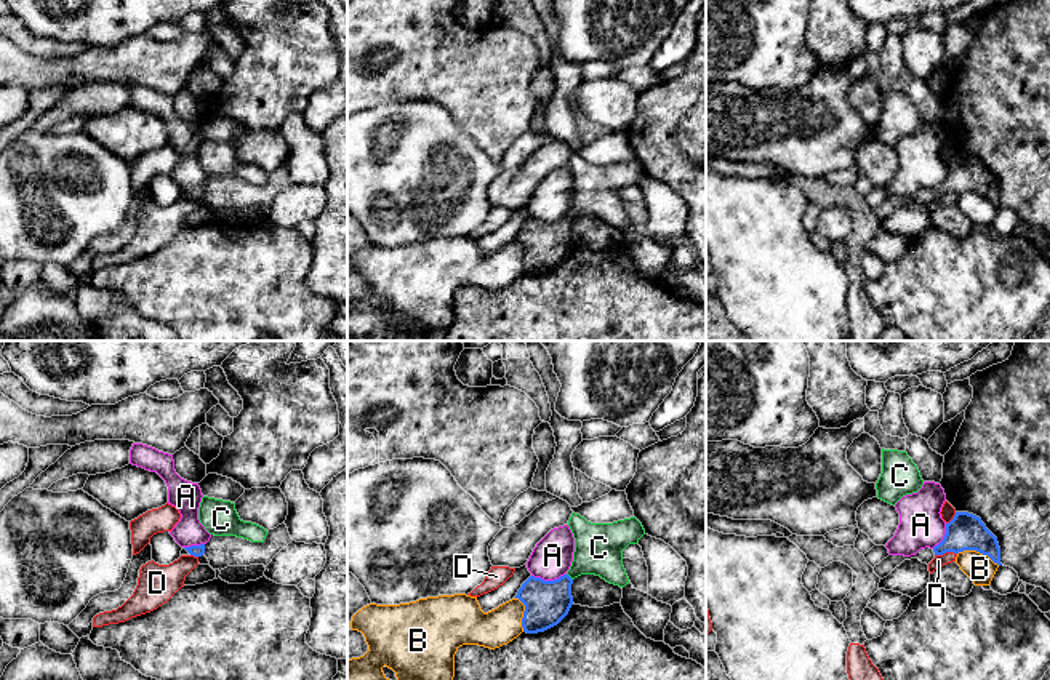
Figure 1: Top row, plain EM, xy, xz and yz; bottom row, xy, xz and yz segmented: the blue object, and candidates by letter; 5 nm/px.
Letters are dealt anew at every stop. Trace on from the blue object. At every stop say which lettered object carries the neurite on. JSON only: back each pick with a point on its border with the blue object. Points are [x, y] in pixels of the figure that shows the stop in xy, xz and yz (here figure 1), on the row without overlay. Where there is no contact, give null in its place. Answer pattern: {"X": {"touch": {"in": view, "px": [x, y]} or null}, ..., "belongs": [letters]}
{"belongs": []}

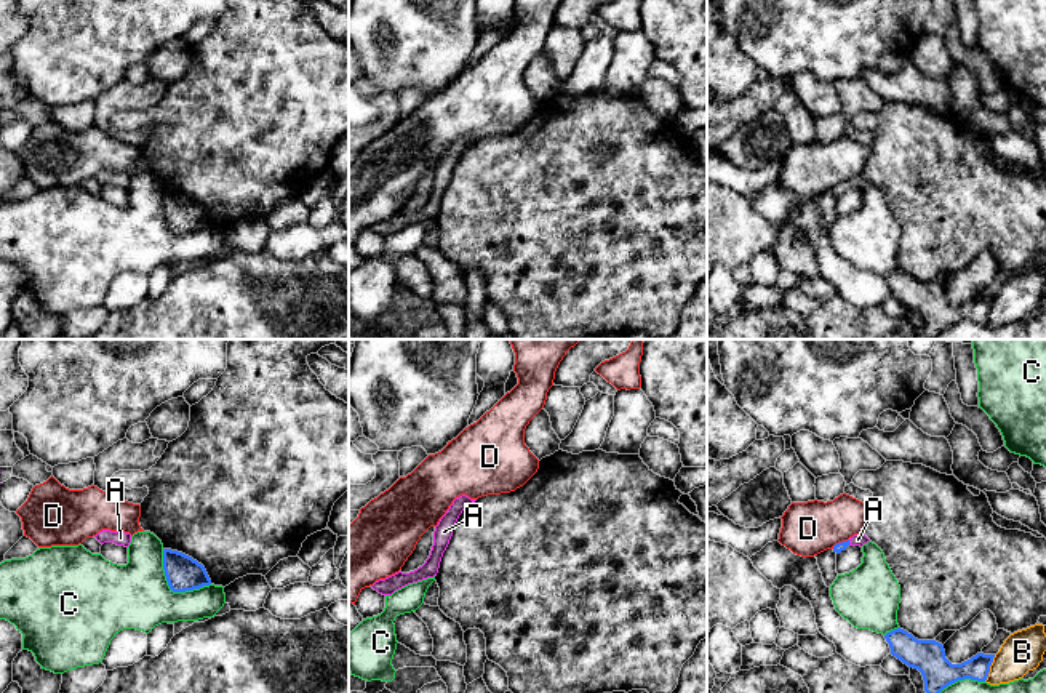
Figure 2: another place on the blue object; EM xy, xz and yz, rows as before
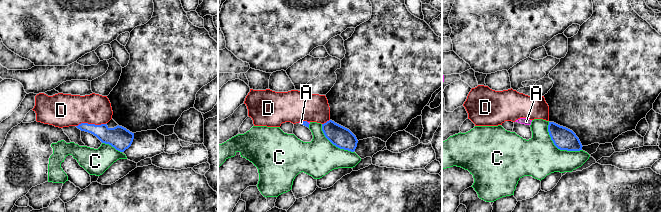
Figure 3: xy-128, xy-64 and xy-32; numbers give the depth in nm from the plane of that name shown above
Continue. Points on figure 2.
{"A": {"touch": {"in": "yz", "px": [848, 184]}}, "belongs": ["A"]}

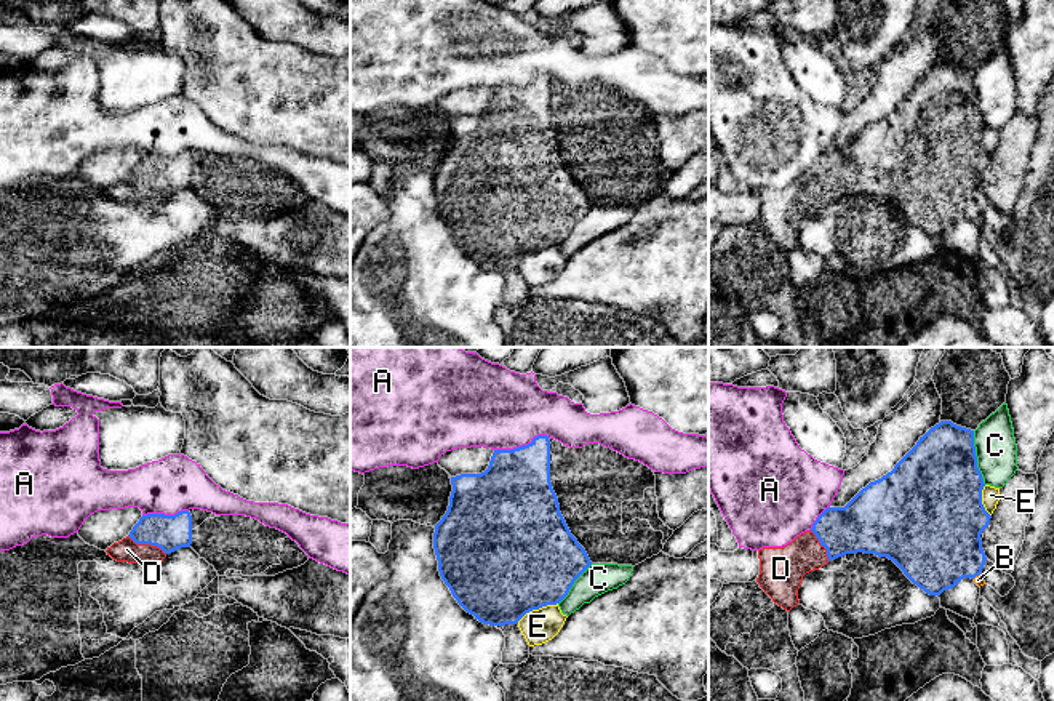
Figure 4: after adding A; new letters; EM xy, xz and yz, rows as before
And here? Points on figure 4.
{"D": {"touch": {"in": "xy", "px": [147, 184]}}, "belongs": ["D"]}

